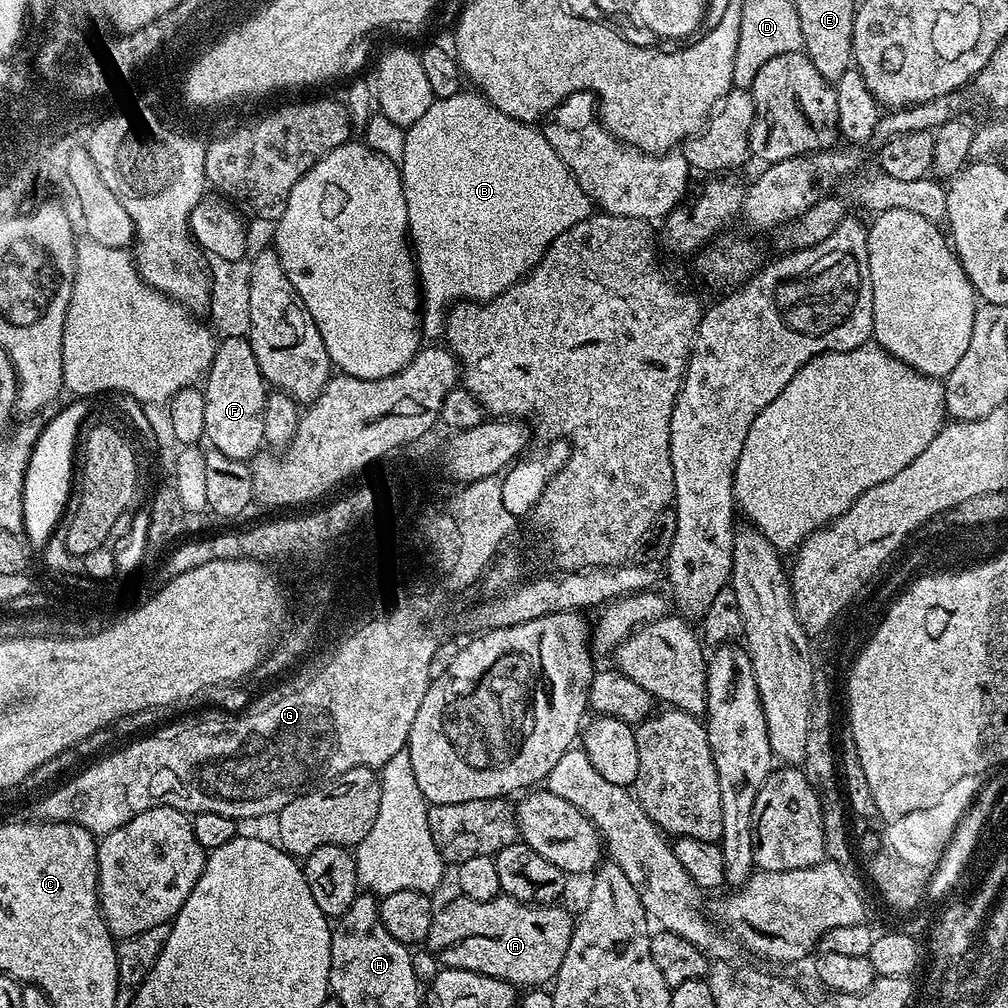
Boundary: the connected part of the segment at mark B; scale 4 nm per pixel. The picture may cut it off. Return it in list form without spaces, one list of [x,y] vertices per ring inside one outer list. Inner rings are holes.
[[[462,90],[450,98],[433,99],[430,110],[426,110],[426,114],[418,118],[418,122],[414,122],[406,129],[405,149],[402,150],[402,160],[398,163],[406,198],[410,247],[414,253],[416,274],[422,289],[422,332],[425,337],[443,337],[446,313],[457,302],[493,300],[496,296],[501,296],[510,286],[523,280],[546,254],[554,238],[570,230],[570,226],[582,222],[594,208],[582,186],[576,183],[572,171],[564,165],[562,158],[558,158],[554,146],[550,146],[550,142],[539,127],[523,124],[520,120],[510,118],[510,114],[502,114],[502,110],[498,110],[498,106],[494,106],[490,100],[480,95],[479,91],[471,91]]]

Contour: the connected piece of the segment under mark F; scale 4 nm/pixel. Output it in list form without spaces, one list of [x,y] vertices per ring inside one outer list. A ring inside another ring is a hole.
[[[223,337],[217,343],[214,358],[202,380],[202,391],[206,404],[204,434],[207,443],[211,447],[217,448],[222,454],[226,454],[226,458],[251,461],[261,451],[264,444],[266,381],[264,375],[258,370],[258,358],[254,358],[254,350],[250,350],[250,342],[245,337]]]

